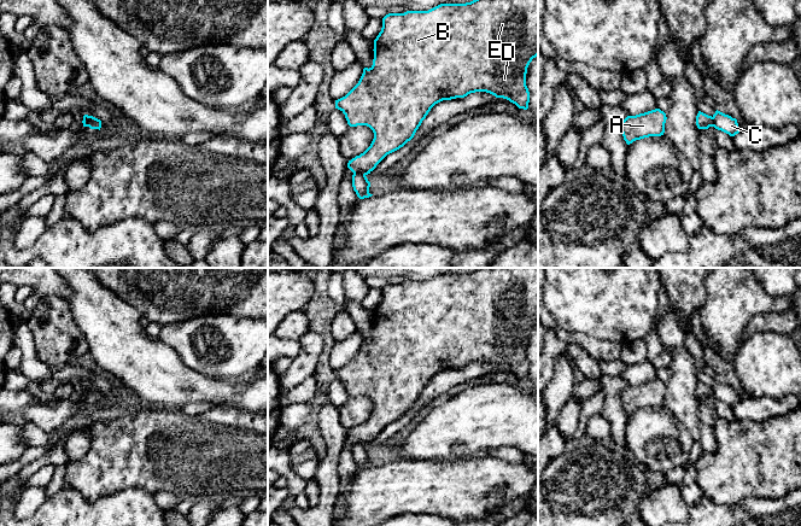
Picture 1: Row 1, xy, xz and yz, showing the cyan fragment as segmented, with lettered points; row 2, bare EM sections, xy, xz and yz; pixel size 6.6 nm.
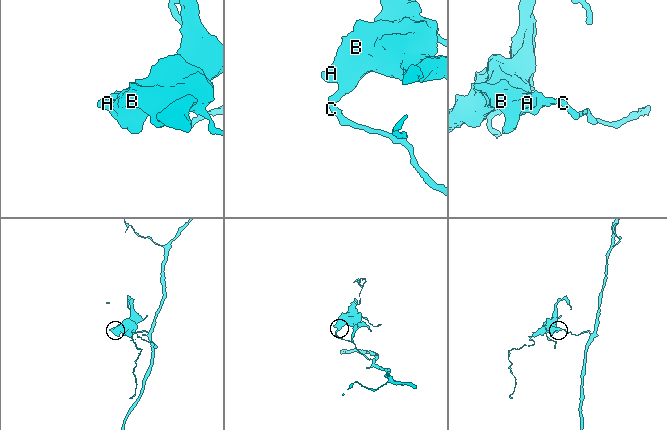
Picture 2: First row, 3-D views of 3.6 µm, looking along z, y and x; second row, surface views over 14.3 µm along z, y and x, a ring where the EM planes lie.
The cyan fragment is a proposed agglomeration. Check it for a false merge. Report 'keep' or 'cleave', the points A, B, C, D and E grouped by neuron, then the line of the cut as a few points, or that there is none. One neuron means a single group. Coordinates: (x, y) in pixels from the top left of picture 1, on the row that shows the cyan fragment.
cleave; A B D E / C; cut in xz along (354, 173), (362, 173), (364, 175)

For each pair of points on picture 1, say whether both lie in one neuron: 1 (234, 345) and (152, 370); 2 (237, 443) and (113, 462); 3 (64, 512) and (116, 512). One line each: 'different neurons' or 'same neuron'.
1: different neurons
2: same neuron
3: same neuron

